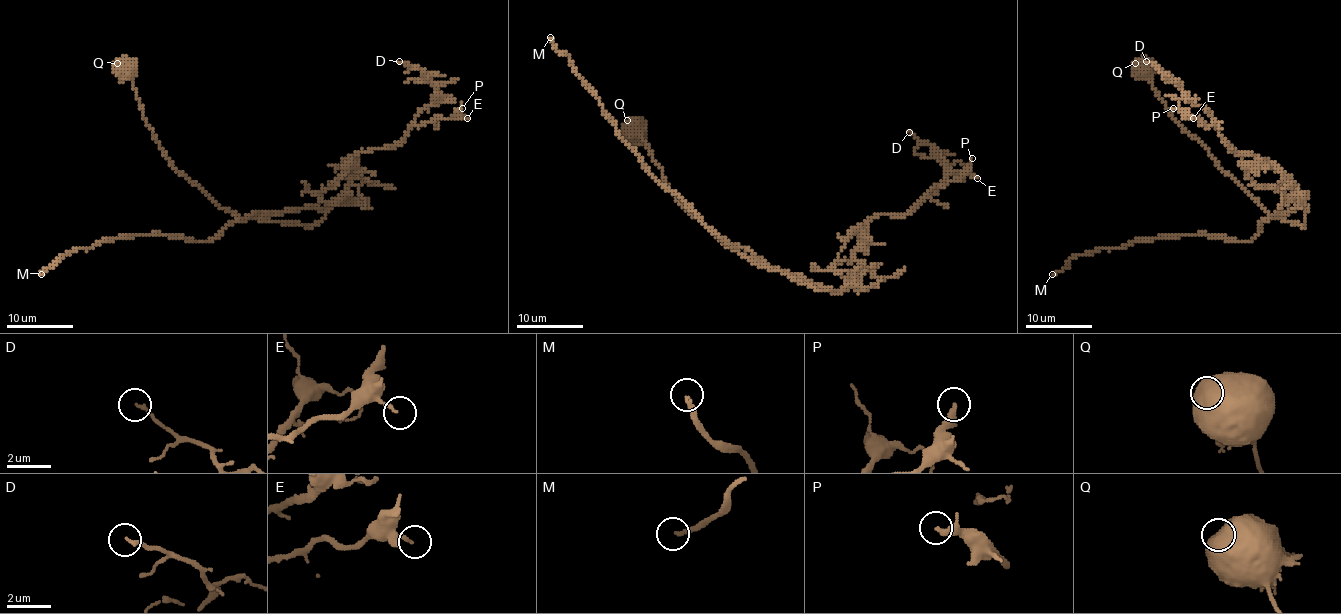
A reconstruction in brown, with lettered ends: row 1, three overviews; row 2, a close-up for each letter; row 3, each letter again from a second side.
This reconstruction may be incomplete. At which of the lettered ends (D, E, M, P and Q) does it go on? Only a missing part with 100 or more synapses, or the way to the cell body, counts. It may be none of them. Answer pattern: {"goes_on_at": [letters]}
{"goes_on_at": ["M"]}

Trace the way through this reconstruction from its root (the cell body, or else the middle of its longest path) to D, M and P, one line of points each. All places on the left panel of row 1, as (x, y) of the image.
D: (300, 209), (328, 209), (353, 174), (346, 161), (397, 144), (414, 118), (437, 101), (426, 75), (399, 61)
M: (300, 209), (251, 212), (208, 241), (119, 236), (89, 249), (67, 252), (41, 274)
P: (300, 209), (329, 207), (353, 174), (344, 163), (354, 154), (394, 146), (414, 126), (449, 119), (462, 108)

